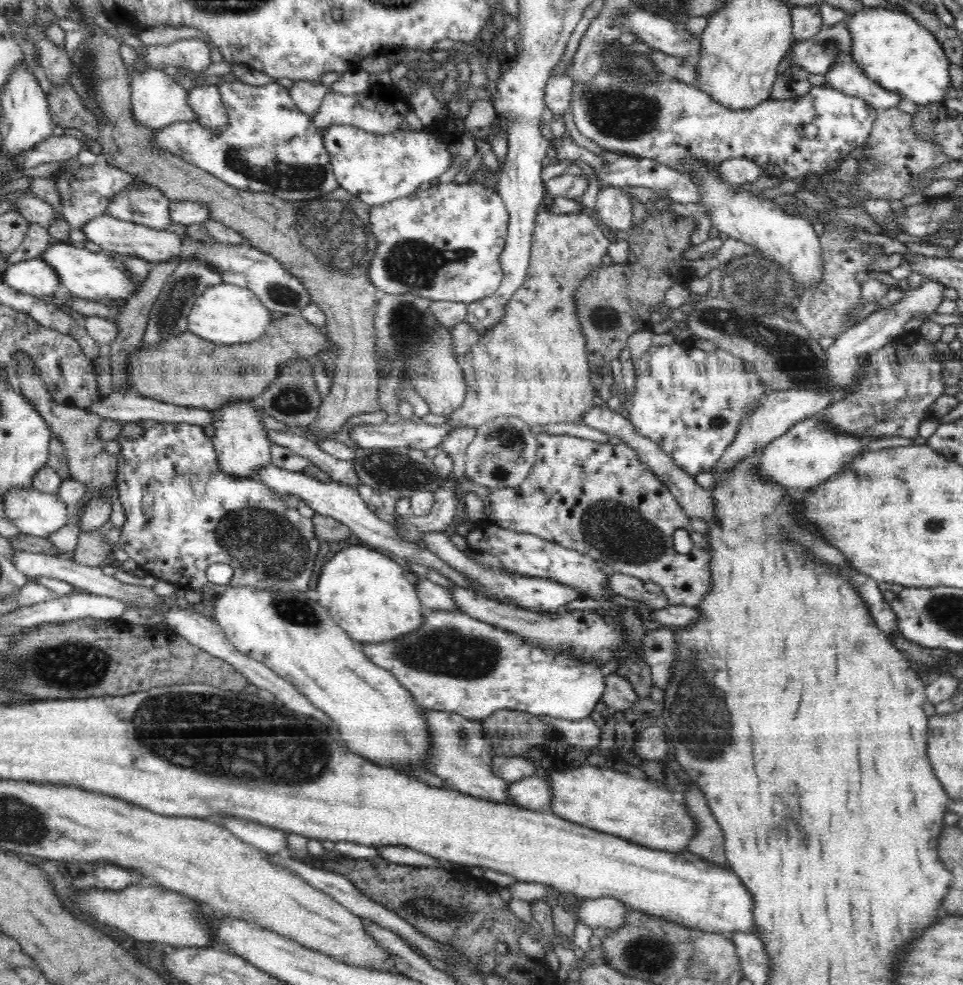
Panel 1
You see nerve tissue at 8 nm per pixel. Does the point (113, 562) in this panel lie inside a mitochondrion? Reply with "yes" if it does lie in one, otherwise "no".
no

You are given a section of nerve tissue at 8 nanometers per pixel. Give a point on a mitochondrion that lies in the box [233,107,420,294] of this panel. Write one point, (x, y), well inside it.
(332, 233)

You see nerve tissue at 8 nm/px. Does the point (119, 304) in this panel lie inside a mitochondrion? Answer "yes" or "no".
no

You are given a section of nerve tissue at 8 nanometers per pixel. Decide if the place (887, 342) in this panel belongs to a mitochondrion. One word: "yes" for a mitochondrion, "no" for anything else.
no

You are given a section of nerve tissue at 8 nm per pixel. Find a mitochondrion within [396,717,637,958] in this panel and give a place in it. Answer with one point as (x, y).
(431, 907)

